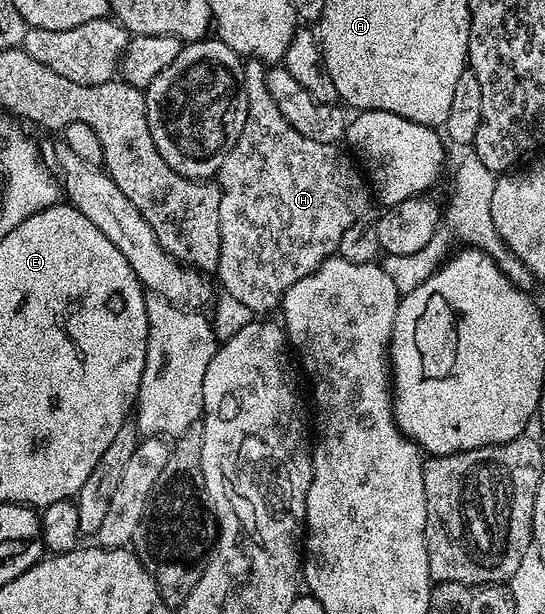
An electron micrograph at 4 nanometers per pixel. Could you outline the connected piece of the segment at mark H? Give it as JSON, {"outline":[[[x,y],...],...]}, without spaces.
{"outline":[[[250,58],[244,64],[243,78],[247,93],[247,121],[219,172],[221,244],[215,275],[225,286],[222,287],[224,294],[247,305],[250,313],[257,313],[269,311],[272,307],[274,310],[295,281],[303,281],[303,277],[319,269],[324,259],[337,255],[343,233],[347,233],[347,229],[351,229],[351,225],[358,222],[368,209],[371,191],[358,164],[348,154],[345,156],[340,146],[303,137],[303,133],[279,113],[279,105],[275,105],[269,92],[266,64]]]}

